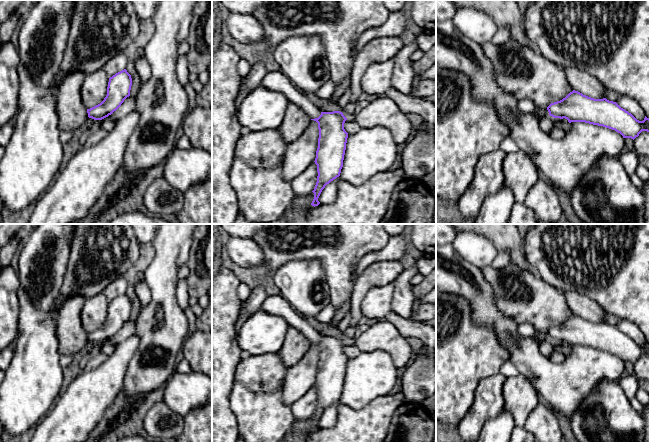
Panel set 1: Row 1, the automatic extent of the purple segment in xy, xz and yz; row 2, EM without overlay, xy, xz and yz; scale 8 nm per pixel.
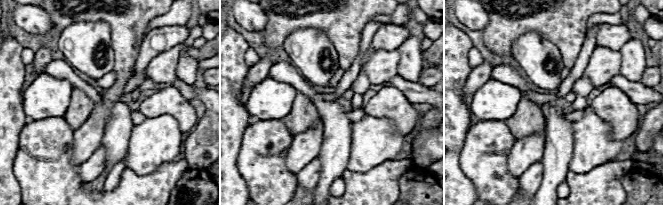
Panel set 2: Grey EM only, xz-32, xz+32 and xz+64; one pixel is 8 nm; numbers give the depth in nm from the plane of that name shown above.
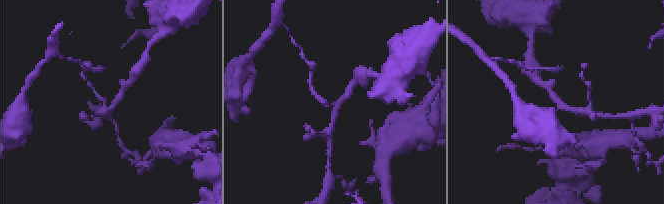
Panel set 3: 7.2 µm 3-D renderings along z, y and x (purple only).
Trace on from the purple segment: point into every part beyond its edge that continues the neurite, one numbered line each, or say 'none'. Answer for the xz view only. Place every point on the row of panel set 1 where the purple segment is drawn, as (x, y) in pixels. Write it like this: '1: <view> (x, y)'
1: xz (274, 80)

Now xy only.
none

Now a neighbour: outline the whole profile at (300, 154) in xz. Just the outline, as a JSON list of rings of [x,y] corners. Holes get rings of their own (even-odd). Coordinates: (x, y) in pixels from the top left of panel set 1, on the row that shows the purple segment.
[[[311,120],[304,133],[288,144],[282,161],[282,176],[285,180],[292,181],[315,161],[318,138],[318,123]]]

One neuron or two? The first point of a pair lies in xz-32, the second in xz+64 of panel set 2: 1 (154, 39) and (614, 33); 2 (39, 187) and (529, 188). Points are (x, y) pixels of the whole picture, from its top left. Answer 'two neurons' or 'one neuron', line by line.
1: one neuron
2: two neurons

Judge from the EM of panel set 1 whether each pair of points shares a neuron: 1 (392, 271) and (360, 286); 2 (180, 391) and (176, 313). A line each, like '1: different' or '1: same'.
1: same
2: different

